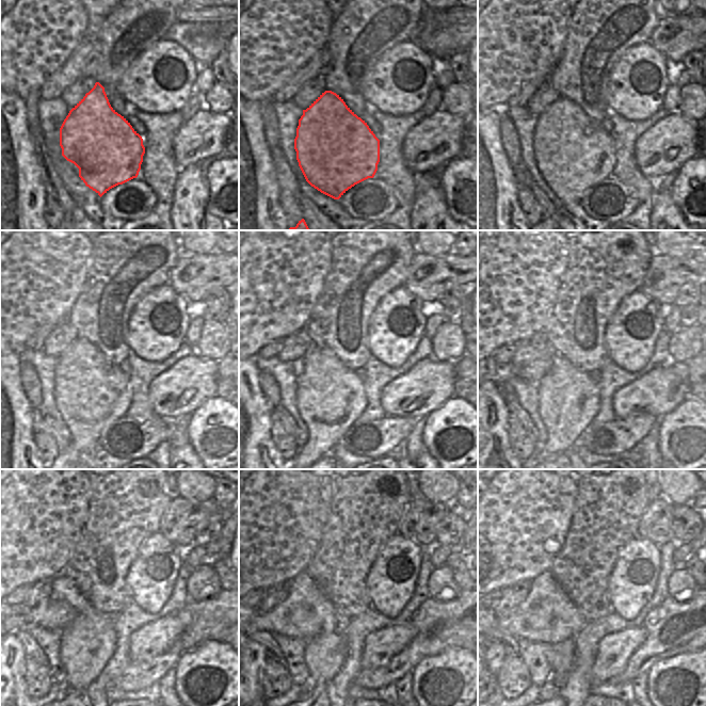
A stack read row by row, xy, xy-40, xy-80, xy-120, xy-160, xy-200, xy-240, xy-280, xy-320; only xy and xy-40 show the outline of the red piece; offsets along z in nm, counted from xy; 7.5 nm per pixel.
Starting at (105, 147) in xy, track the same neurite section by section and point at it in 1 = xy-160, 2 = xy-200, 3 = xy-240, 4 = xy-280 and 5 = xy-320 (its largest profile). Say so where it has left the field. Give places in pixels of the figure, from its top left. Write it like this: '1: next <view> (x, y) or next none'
1: next xy-160 (330, 397)
2: next xy-200 (568, 397)
3: next xy-240 (87, 643)
4: next xy-280 (324, 654)
5: next xy-320 (562, 653)

